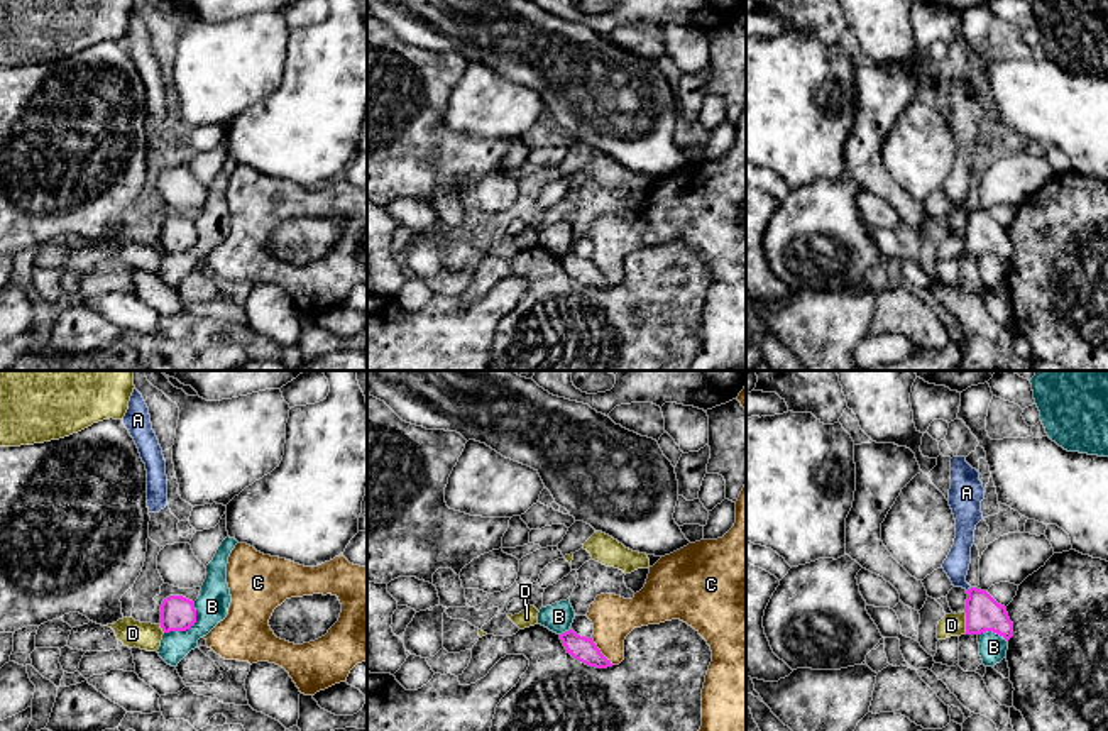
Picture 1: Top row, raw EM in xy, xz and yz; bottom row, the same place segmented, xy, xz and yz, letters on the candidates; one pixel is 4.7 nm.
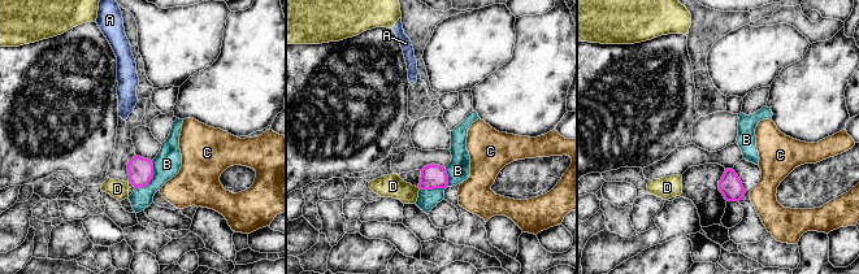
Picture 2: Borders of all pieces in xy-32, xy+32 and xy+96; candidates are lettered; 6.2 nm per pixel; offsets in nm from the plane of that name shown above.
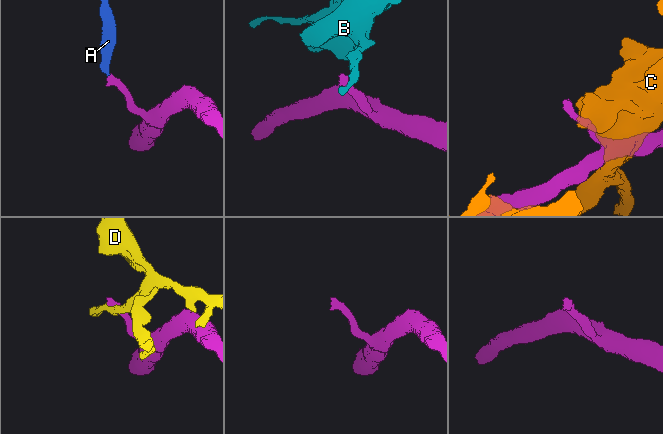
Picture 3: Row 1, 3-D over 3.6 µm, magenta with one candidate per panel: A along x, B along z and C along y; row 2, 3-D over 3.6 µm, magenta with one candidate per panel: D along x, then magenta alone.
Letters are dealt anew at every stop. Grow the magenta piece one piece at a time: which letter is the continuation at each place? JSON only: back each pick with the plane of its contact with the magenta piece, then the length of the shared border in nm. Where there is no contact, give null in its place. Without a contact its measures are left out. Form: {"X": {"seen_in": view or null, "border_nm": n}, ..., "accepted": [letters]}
{"A": {"seen_in": "yz", "border_nm": 40}, "accepted": ["A"]}

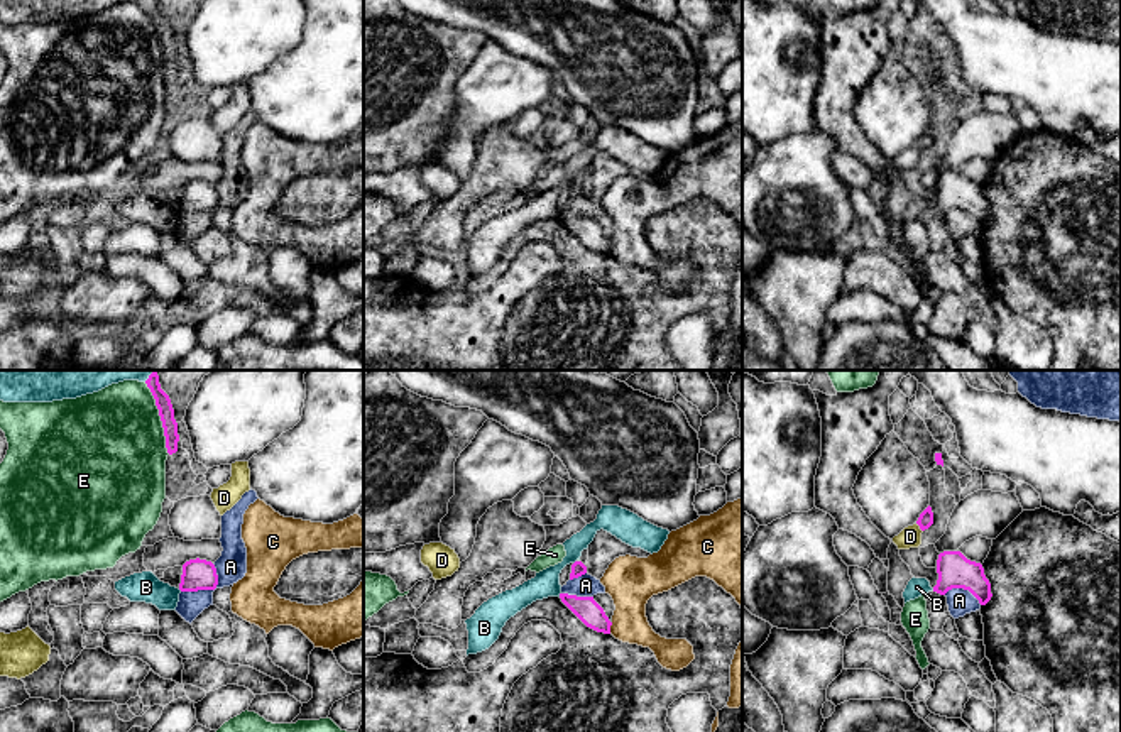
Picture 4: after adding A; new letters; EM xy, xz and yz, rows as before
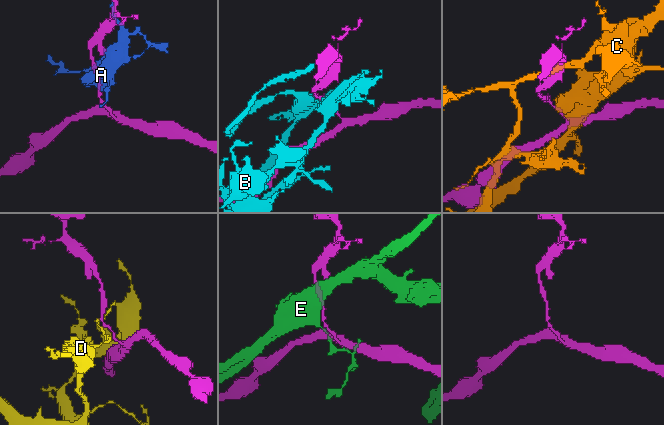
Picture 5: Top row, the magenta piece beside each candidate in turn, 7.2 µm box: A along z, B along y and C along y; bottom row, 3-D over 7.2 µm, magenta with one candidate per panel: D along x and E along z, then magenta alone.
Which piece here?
{"accepted": []}

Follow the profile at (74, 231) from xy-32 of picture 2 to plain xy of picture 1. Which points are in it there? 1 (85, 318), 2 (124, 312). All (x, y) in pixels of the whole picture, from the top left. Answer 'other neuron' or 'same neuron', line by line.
1: same neuron
2: other neuron

